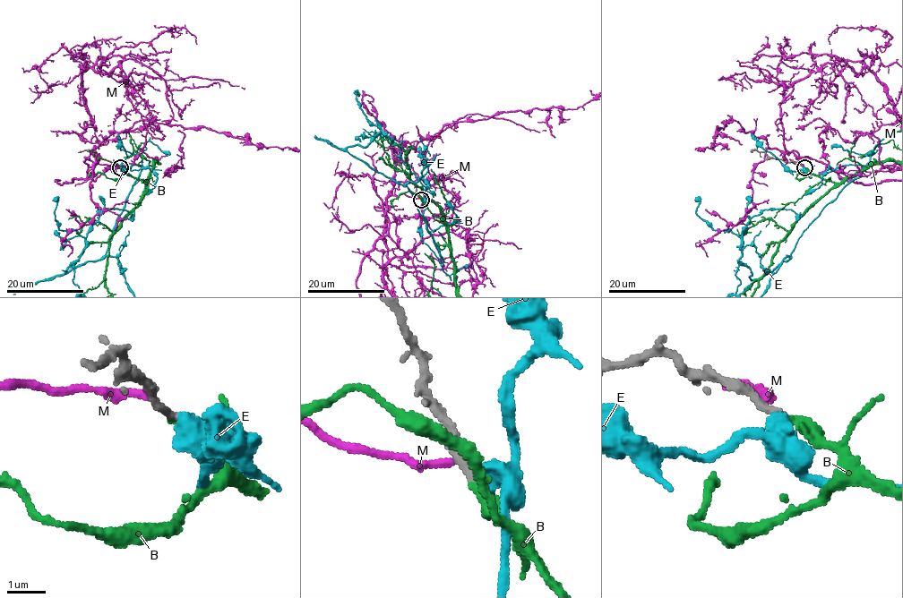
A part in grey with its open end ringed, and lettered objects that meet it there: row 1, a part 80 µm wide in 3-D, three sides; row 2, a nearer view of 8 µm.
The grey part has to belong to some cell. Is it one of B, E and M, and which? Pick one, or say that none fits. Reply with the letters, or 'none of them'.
B

